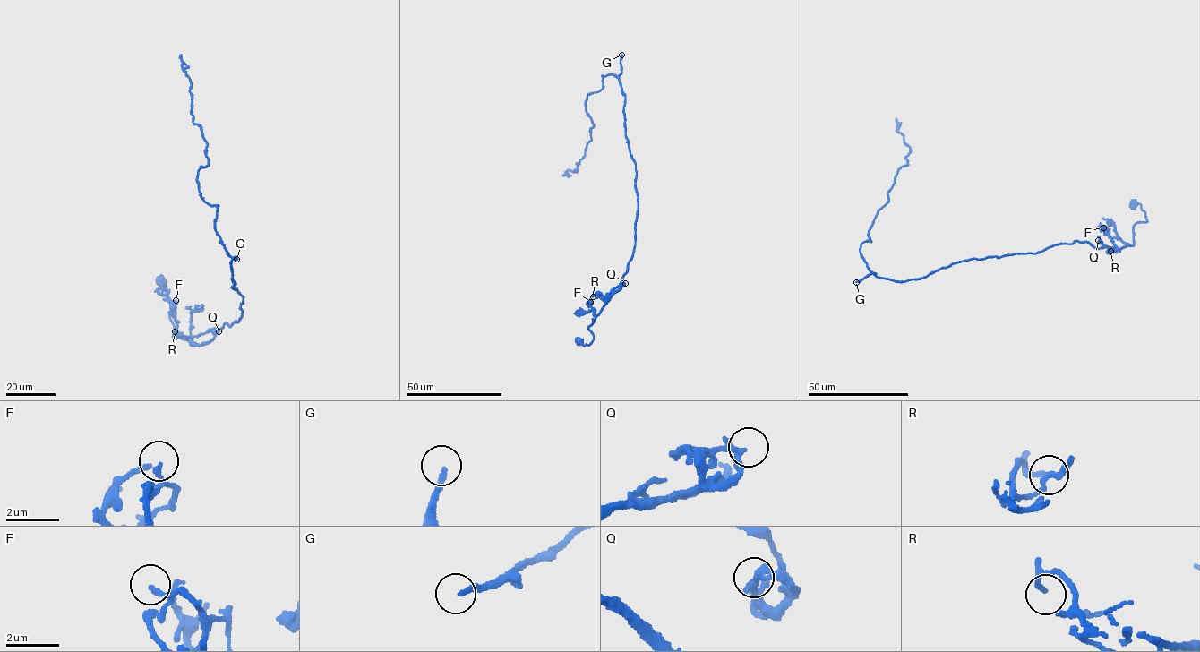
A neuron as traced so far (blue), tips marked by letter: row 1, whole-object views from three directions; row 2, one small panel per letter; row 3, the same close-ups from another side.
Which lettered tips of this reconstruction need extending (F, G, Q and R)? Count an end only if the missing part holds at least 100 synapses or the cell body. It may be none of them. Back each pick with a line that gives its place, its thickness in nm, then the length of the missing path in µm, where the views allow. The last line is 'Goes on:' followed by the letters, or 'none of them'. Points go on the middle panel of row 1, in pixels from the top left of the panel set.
G: (621, 55) | 200 nm | 110 µm
Goes on: G

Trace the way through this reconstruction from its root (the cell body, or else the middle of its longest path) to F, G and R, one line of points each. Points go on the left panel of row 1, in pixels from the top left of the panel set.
F: (159, 281), (175, 313), (170, 313), (169, 319), (176, 338), (170, 310), (175, 300)
G: (159, 281), (175, 313), (175, 338), (201, 345), (240, 318), (244, 297), (232, 288), (230, 266), (236, 259)
R: (159, 281), (167, 288), (173, 314), (175, 313), (169, 314), (175, 338), (192, 342), (191, 336), (175, 331)

